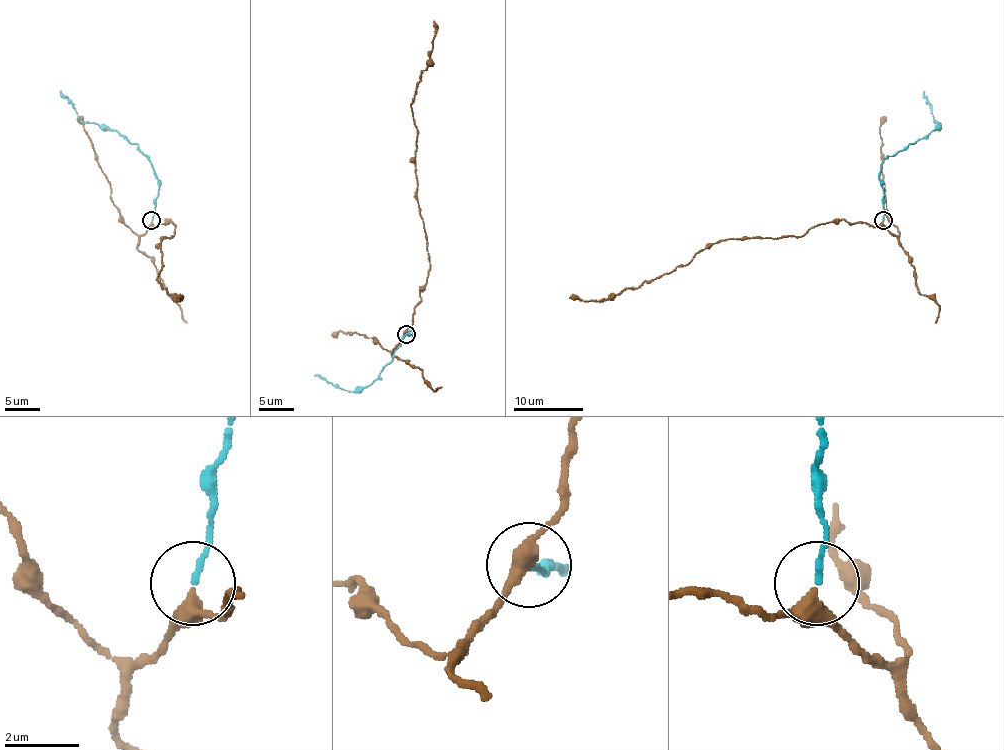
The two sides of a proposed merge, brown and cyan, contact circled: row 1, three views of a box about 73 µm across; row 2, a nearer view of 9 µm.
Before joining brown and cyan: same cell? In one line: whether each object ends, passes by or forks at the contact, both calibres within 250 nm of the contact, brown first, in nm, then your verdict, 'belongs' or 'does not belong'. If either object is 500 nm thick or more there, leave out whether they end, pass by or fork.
brown passes by | cyan ends | 340/140 nm | belongs

